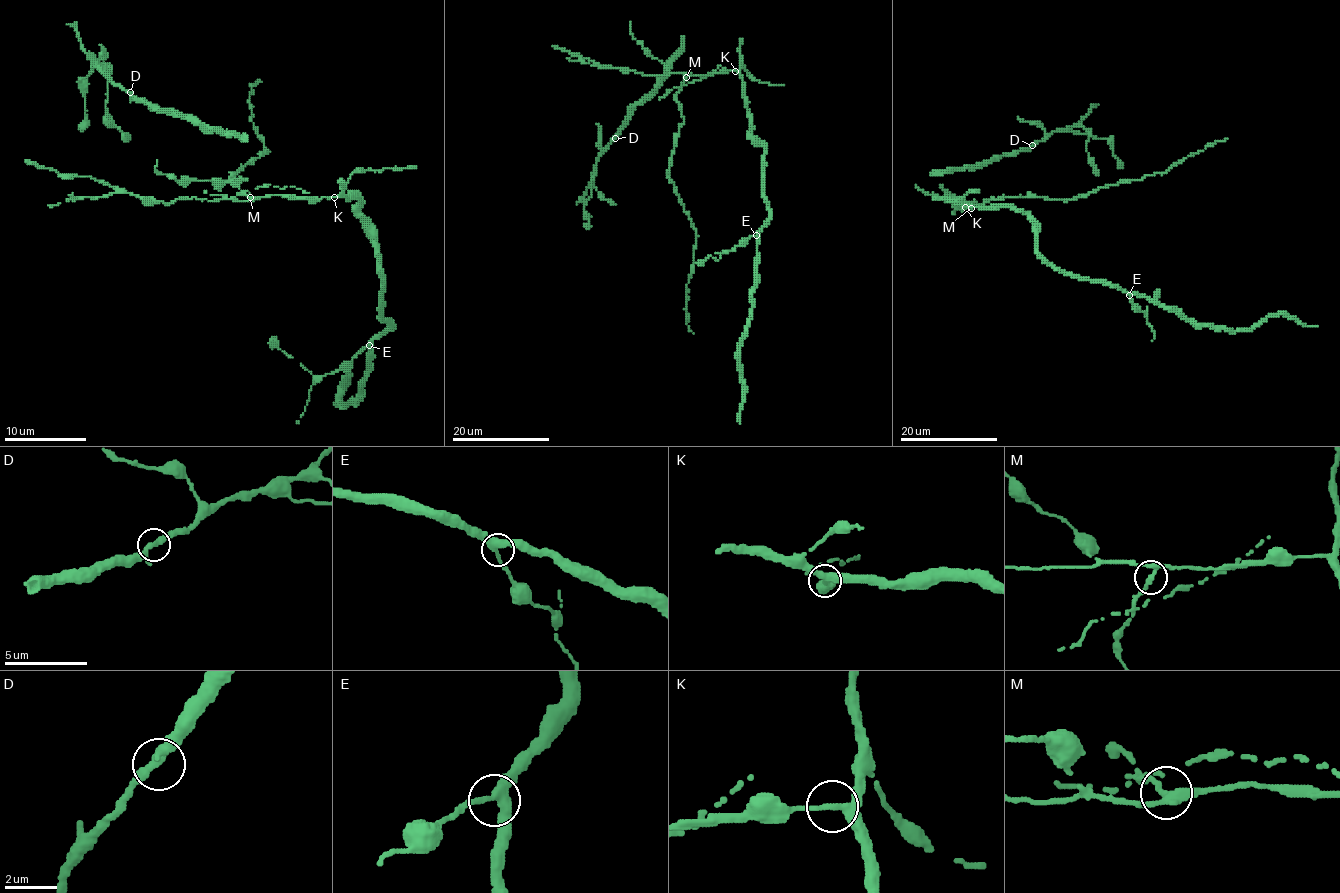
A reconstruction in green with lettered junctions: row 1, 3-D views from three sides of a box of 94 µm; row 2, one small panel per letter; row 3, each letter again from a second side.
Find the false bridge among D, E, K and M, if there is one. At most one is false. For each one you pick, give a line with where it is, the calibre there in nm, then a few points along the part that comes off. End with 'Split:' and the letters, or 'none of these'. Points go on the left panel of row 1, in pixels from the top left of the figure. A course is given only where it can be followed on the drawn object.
M: Place: (250, 197). Thickness 240 nm. Course of the part to remove: (249, 197), (235, 184), (243, 178), (218, 184), (268, 152), (251, 121), (249, 106), (251, 86), (262, 82)
Split: M

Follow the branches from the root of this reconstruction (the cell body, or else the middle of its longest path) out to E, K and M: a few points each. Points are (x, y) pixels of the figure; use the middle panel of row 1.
E: (746, 106), (750, 133), (763, 146), (763, 195), (770, 215), (770, 221), (756, 235)
K: (746, 106), (742, 76), (735, 71)
M: (746, 106), (742, 76), (737, 71), (686, 77)

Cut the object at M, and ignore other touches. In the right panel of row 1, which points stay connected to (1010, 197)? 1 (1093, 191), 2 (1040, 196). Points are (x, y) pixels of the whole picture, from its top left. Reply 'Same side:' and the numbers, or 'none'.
Same side: 1, 2

